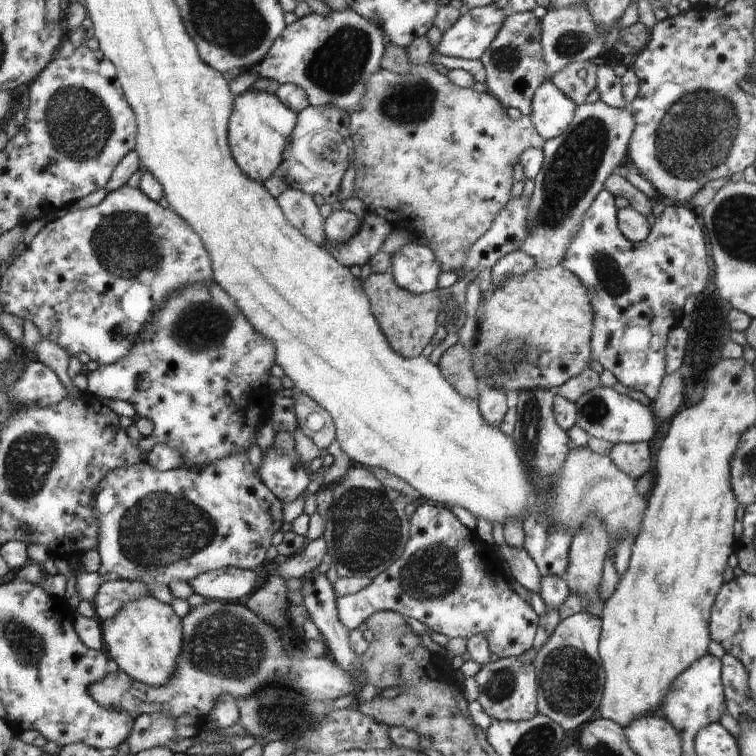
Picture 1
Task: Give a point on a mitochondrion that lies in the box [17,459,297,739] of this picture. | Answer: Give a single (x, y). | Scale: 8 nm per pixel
(162, 527)

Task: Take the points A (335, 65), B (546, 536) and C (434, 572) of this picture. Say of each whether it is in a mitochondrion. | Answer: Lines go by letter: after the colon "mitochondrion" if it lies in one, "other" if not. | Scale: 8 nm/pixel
A: mitochondrion
B: mitochondrion
C: mitochondrion

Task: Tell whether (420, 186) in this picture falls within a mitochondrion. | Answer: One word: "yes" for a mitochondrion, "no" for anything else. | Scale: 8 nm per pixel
no

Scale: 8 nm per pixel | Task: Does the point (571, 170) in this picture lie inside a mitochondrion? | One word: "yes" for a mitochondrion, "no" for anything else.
yes

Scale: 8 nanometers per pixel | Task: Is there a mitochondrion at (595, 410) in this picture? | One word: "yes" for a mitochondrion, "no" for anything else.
yes

